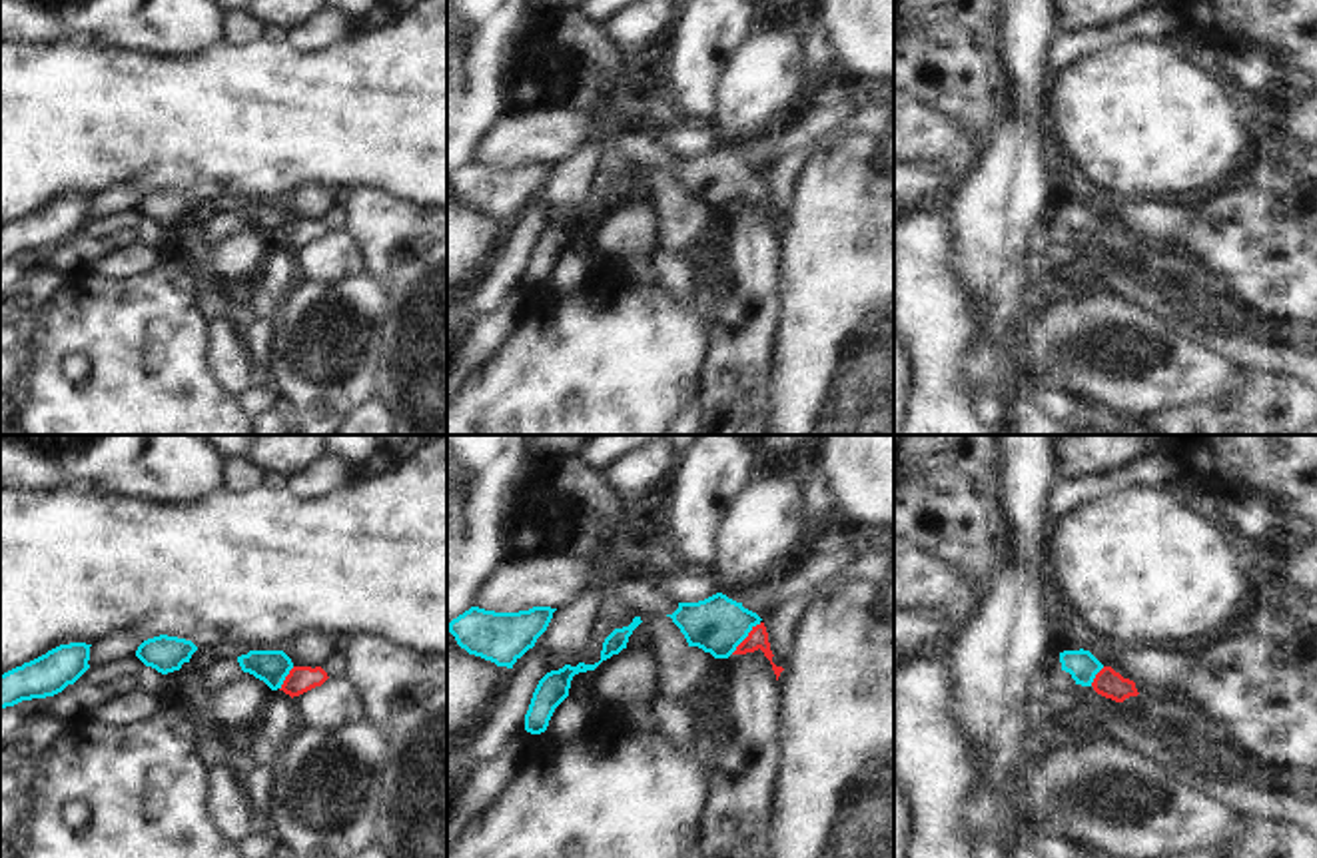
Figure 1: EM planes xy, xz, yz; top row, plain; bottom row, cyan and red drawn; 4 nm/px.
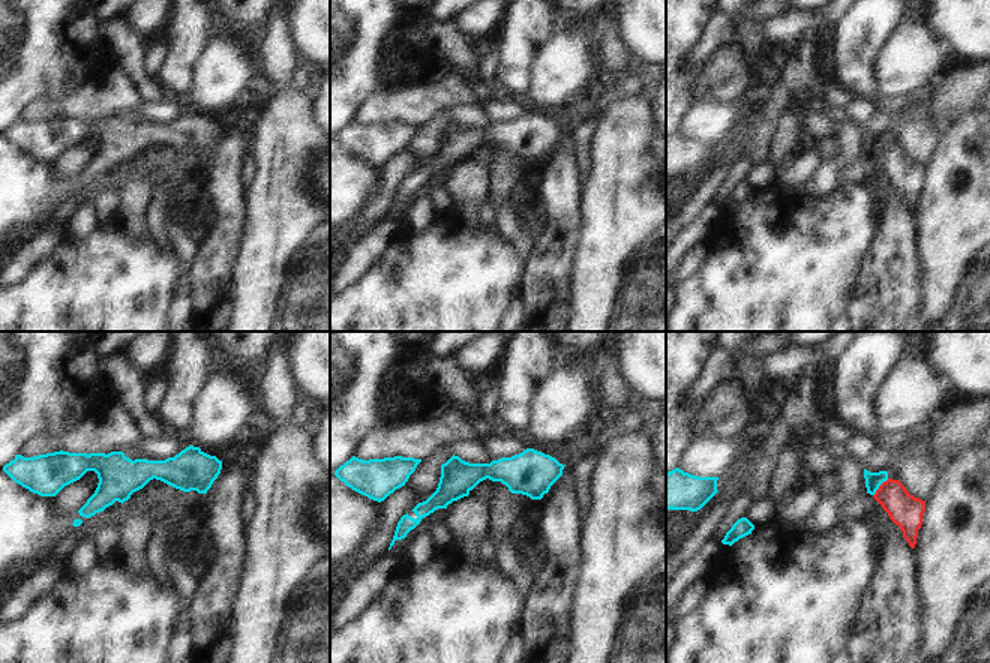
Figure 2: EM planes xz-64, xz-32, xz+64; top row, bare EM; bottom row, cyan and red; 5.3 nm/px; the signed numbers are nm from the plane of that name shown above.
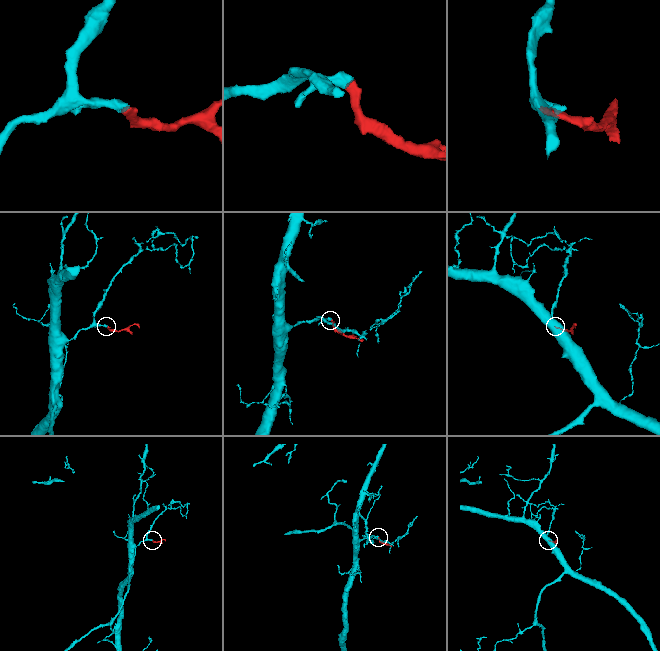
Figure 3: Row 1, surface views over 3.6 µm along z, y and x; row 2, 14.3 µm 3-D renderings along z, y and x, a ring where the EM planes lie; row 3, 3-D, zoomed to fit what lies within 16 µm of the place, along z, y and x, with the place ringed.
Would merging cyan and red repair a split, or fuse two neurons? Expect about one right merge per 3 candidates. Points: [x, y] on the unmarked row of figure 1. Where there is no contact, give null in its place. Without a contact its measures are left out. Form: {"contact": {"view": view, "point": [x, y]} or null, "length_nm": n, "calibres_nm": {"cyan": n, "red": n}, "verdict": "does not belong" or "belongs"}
{"contact": {"view": "xz", "point": [747, 188]}, "length_nm": 180, "calibres_nm": {"cyan": 240, "red": 80}, "verdict": "belongs"}

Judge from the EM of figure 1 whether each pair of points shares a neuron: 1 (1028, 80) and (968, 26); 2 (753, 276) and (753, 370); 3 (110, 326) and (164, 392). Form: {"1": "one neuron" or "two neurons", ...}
{"1": "two neurons", "2": "one neuron", "3": "one neuron"}

